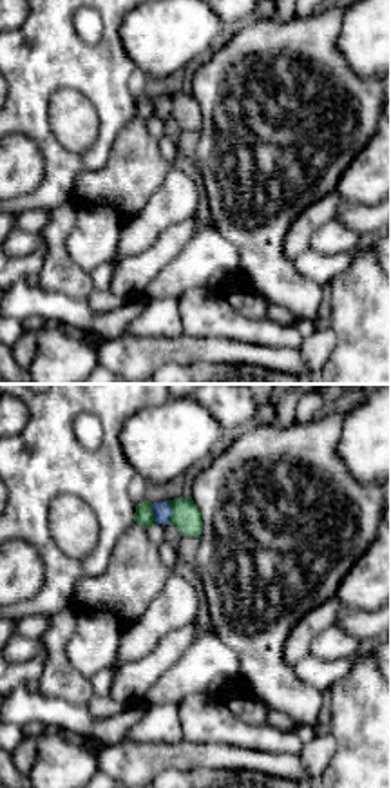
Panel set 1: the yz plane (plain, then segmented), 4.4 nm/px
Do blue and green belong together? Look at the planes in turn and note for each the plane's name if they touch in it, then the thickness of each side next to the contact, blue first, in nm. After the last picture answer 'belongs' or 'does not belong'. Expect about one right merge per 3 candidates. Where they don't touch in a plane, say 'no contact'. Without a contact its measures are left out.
meets blue in yz; 80 nm thick on the blue side, 140 nm on the other

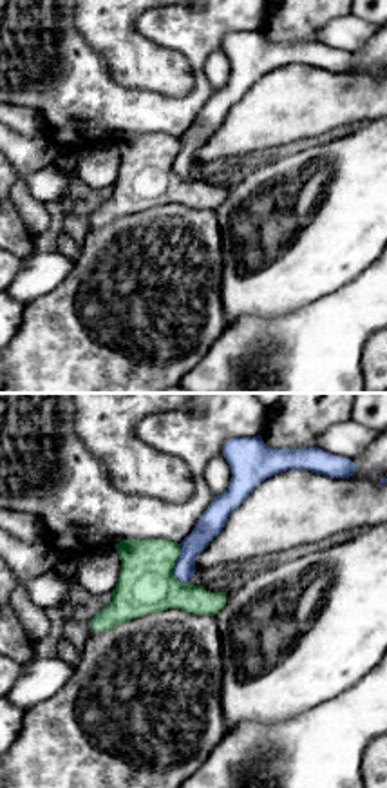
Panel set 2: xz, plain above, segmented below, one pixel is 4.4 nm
meets blue in xz; 110 nm thick on the blue side, 260 nm on the other

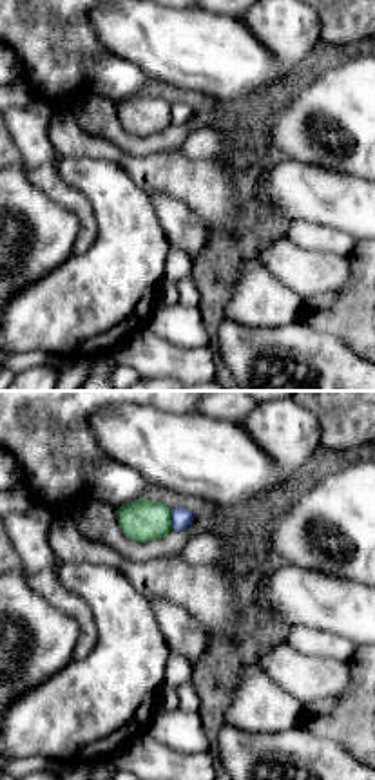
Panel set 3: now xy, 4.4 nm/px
meets blue in xy; 90 nm thick on the blue side, 190 nm on the other

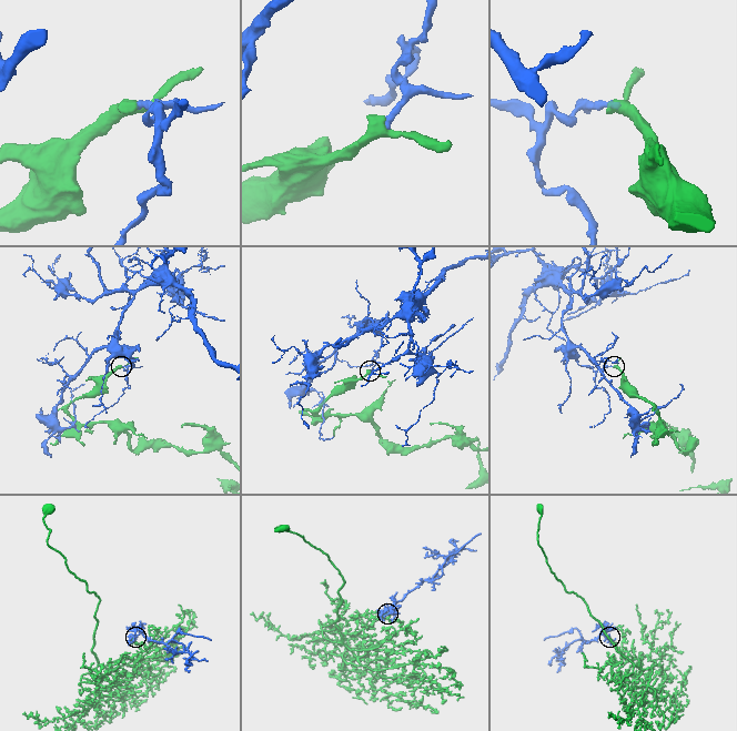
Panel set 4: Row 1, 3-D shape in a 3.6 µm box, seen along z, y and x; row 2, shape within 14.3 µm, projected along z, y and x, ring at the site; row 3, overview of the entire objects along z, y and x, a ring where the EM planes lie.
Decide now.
does not belong

